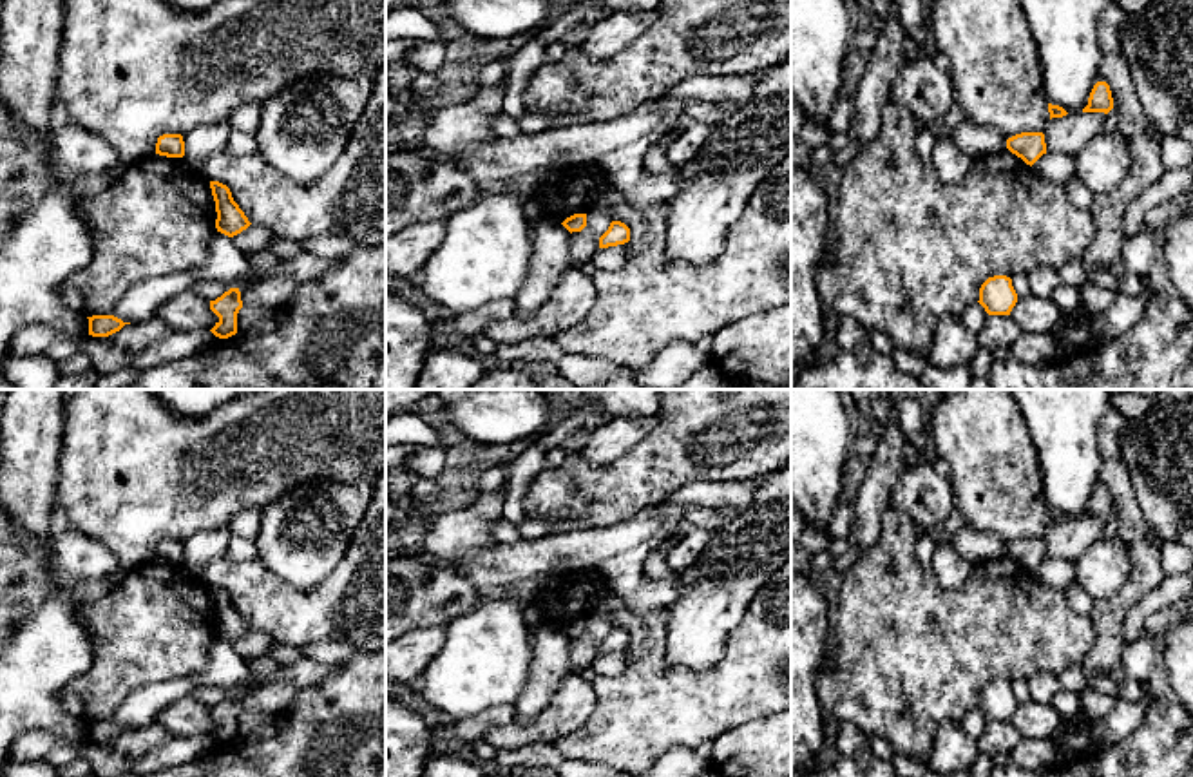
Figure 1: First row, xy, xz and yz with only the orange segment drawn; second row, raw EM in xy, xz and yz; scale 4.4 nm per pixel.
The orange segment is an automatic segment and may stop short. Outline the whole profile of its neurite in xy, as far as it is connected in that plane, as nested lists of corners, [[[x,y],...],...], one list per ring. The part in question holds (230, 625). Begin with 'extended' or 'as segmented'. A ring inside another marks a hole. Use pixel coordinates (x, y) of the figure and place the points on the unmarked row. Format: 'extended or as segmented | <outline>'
as segmented | [[[210,587],[212,601],[215,607],[215,634],[217,638],[234,643],[246,636],[252,628],[244,621],[244,618],[239,614],[239,610],[234,607],[232,598],[226,590],[219,587]]]

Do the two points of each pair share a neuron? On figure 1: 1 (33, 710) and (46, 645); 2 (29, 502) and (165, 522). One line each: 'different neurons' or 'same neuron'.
1: same neuron
2: different neurons

